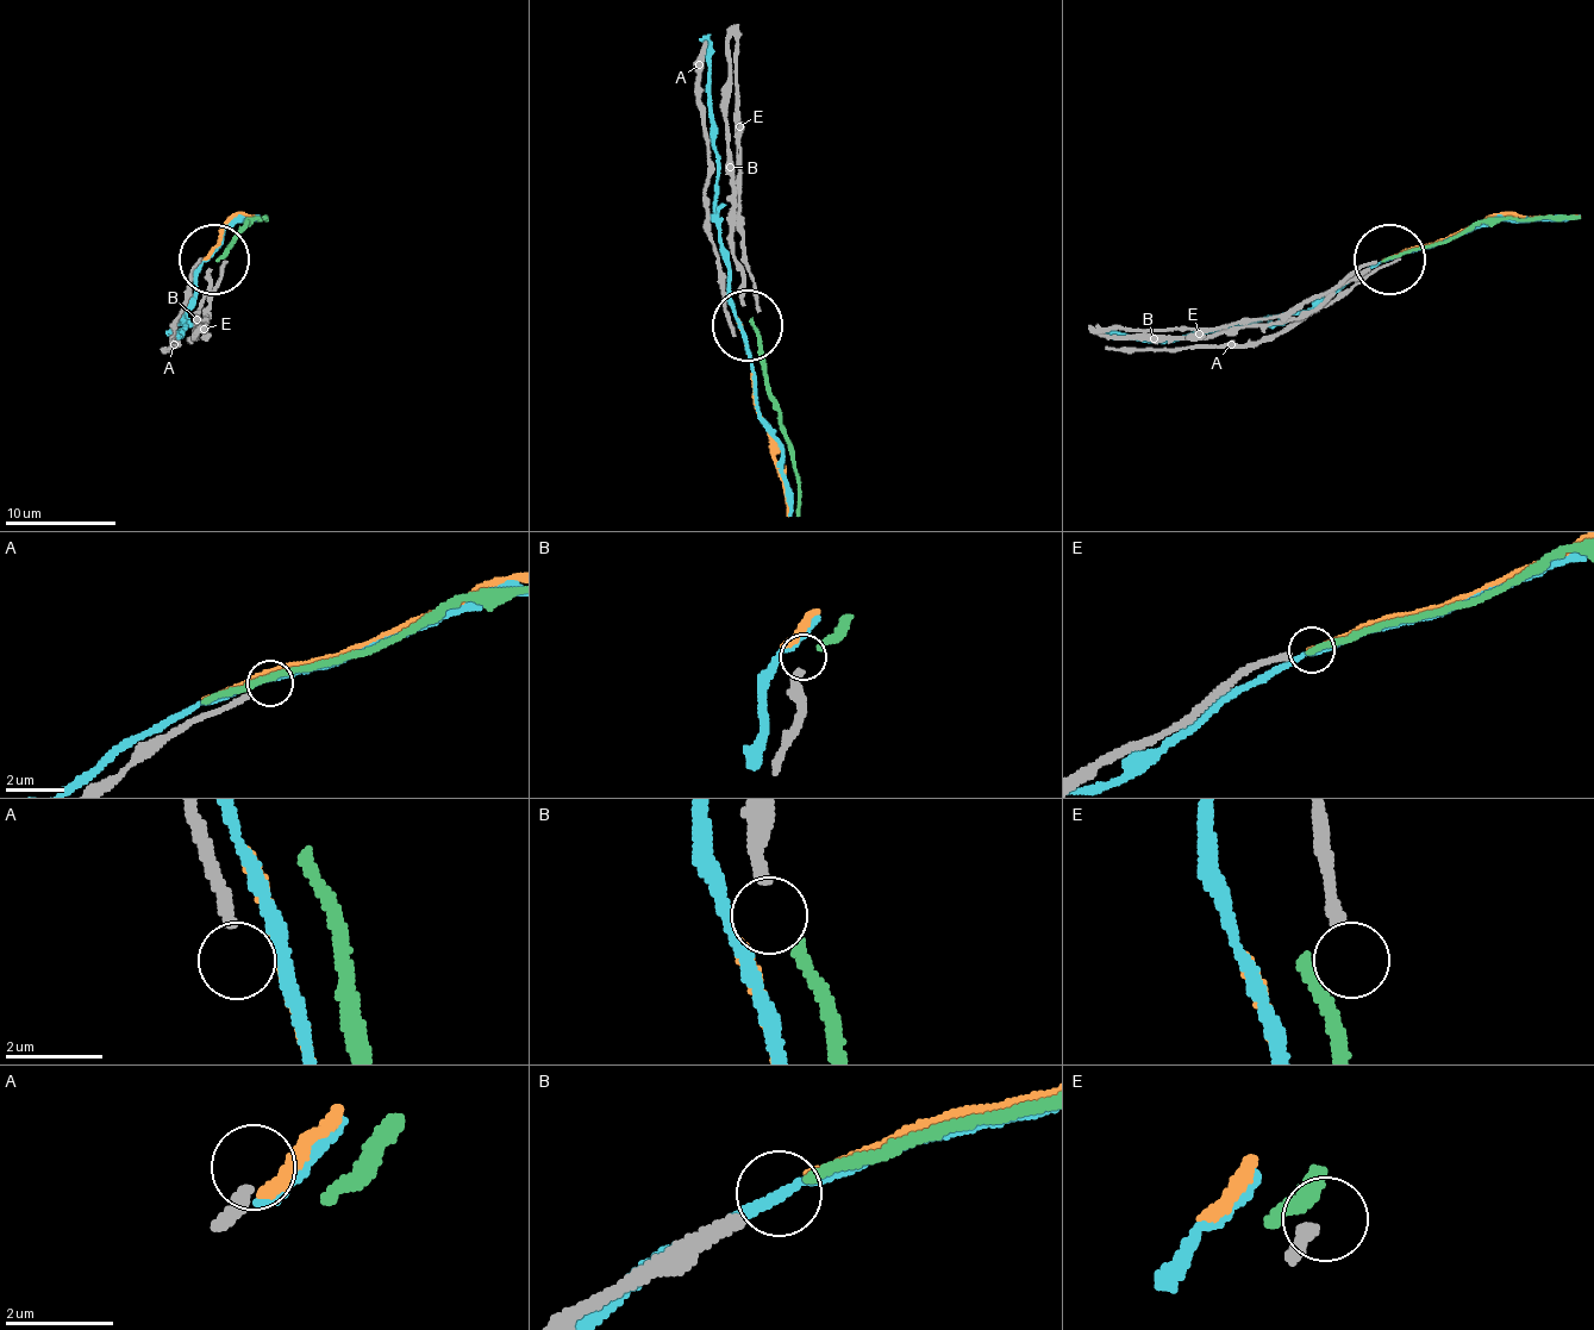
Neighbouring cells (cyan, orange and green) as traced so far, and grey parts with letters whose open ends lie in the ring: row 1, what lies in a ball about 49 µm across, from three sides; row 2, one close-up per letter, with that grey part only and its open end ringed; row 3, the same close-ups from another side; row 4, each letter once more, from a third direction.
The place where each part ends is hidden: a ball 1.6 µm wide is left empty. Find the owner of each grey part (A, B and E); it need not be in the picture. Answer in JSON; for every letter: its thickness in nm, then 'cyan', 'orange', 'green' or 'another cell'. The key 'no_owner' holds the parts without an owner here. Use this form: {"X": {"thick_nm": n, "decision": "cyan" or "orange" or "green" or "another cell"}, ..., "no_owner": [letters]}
{"A": {"thick_nm": 200, "decision": "another cell"}, "B": {"thick_nm": 260, "decision": "green"}, "E": {"thick_nm": 240, "decision": "another cell"}, "no_owner": ["A", "E"]}

